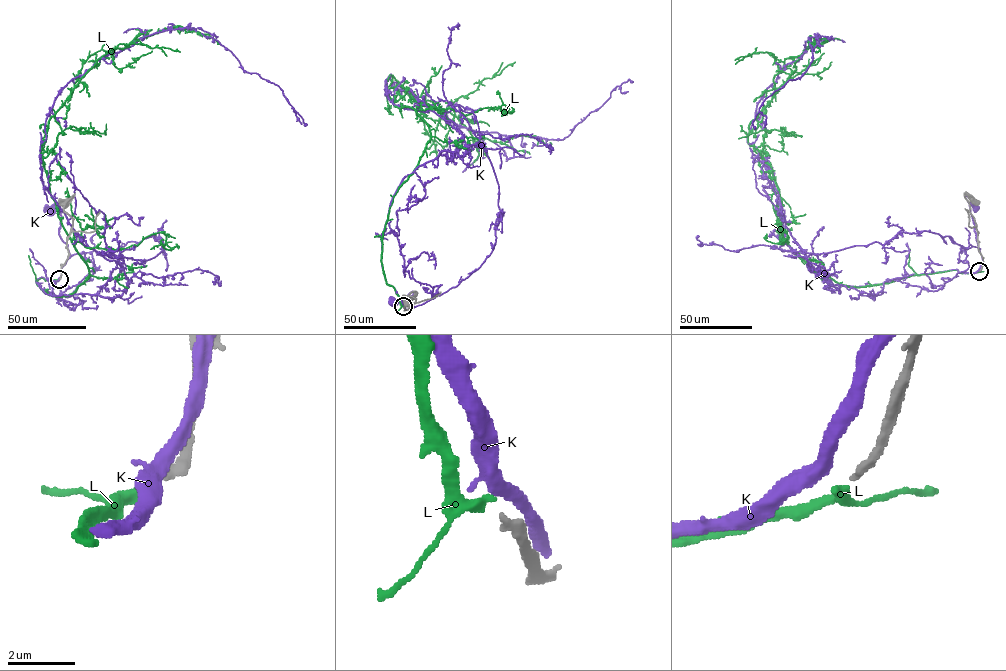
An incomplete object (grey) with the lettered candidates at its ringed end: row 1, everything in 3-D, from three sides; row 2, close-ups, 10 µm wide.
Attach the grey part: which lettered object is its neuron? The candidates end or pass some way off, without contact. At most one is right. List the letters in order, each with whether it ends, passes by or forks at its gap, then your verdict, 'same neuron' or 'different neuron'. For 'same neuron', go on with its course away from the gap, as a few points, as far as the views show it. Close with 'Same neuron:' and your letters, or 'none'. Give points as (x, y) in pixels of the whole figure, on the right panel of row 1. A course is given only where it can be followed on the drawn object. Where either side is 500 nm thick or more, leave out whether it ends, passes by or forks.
K: it passes by; different neuron
L: it ends; same neuron; course (979, 271), (850, 287), (791, 247), (749, 124), (809, 36), (815, 52)
Same neuron: L

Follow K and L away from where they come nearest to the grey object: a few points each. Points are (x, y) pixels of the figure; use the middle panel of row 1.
K: (403, 306), (408, 309), (413, 305), (403, 301), (413, 292), (395, 303)
L: (403, 306), (386, 280), (383, 232), (430, 137), (413, 109), (394, 105), (388, 77), (492, 141), (550, 142)

